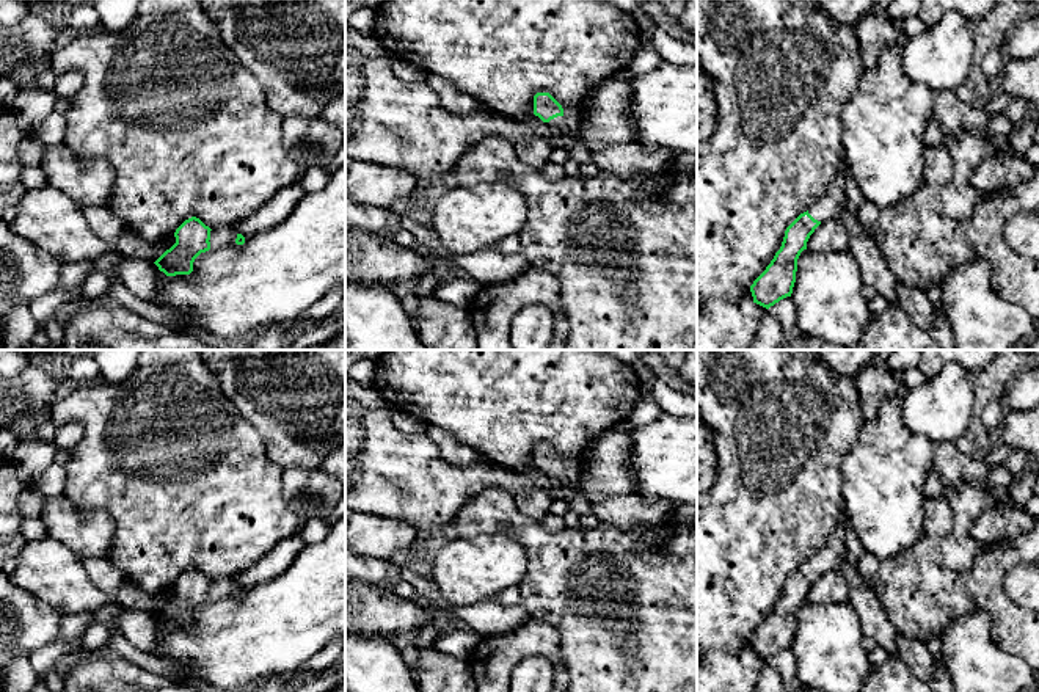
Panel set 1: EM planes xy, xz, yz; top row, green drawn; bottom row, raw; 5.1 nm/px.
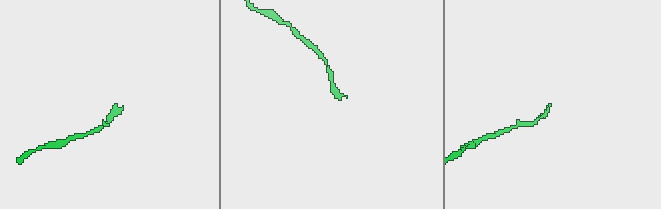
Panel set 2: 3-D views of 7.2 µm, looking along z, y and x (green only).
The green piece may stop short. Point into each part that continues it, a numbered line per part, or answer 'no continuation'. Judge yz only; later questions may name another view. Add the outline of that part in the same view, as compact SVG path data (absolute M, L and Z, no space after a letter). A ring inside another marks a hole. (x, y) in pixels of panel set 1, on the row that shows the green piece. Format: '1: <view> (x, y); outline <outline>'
1: yz (834, 200); outline M848 166L840 169L840 173L835 176L833 182L827 188L826 195L808 209L808 213L815 220L824 223L827 220L835 218L841 209L848 207L846 201L848 173L849 173Z

